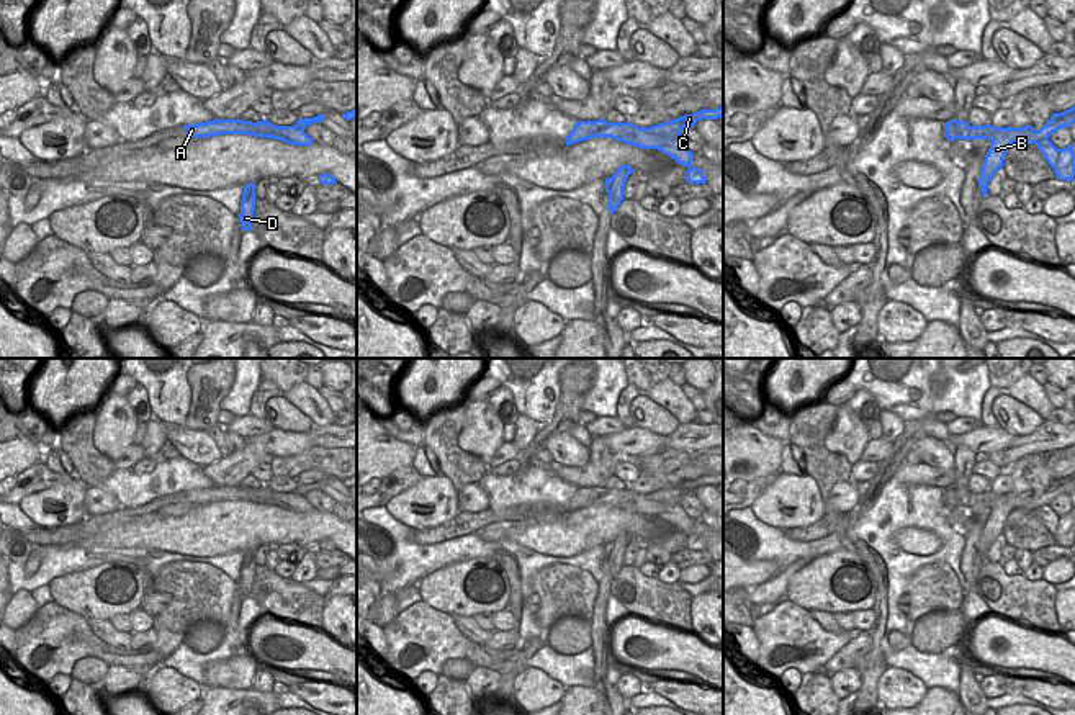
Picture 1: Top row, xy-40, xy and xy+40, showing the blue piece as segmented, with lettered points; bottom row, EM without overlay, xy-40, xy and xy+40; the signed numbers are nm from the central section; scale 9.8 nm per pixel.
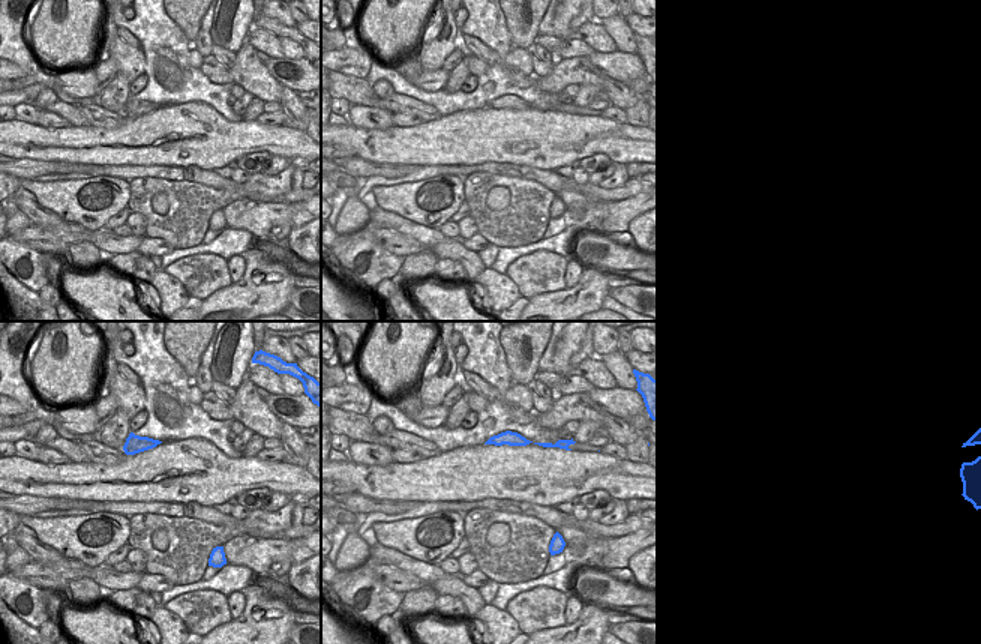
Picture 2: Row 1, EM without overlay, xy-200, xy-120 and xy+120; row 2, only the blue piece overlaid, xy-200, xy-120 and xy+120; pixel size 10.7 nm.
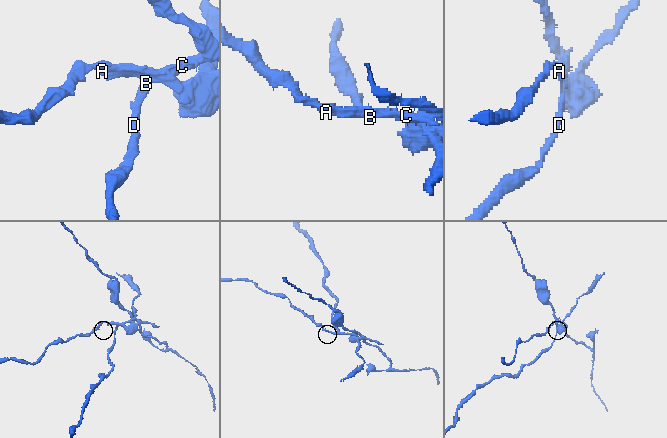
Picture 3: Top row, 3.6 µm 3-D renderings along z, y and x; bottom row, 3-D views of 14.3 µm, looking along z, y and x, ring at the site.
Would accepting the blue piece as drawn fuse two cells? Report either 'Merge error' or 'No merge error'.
Merge error

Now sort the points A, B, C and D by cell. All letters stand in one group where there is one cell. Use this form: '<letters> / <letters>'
A B C / D

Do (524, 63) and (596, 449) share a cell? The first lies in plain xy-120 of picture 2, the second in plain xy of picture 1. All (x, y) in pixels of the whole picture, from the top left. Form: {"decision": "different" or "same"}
{"decision": "different"}

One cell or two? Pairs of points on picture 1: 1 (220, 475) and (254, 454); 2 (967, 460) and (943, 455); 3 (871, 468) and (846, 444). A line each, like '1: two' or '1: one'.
1: one
2: two
3: two

